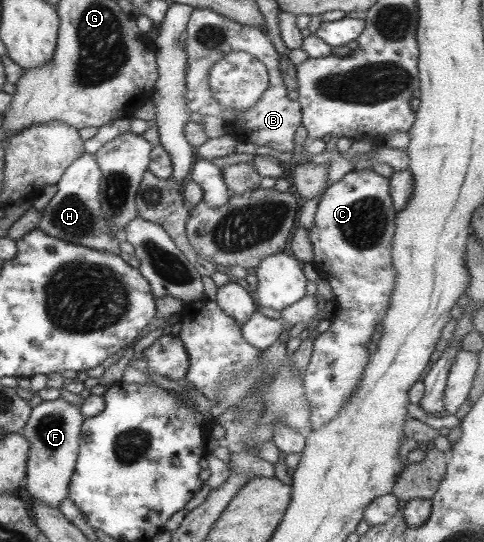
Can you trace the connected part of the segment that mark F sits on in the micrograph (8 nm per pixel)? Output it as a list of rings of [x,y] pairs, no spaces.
[[[60,397],[50,401],[42,400],[31,408],[28,420],[21,430],[28,441],[26,472],[22,485],[30,498],[42,502],[44,506],[58,509],[58,504],[66,497],[68,482],[78,456],[83,418],[78,407]]]

